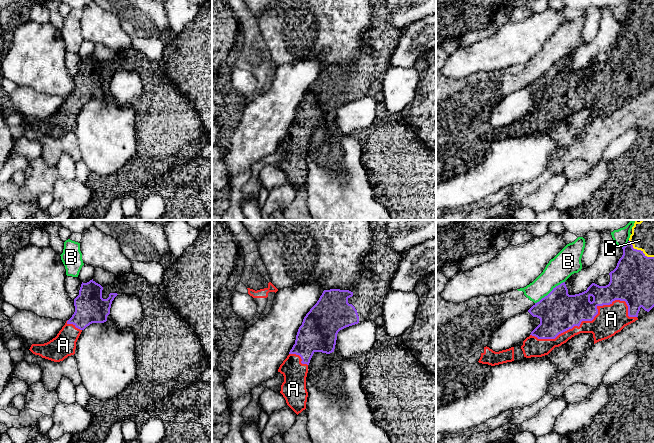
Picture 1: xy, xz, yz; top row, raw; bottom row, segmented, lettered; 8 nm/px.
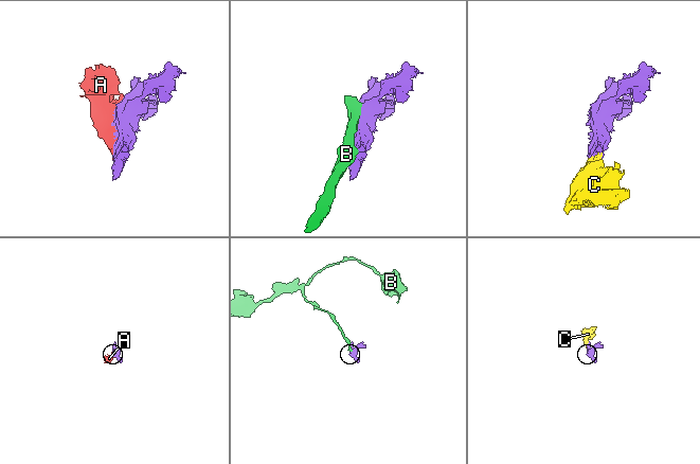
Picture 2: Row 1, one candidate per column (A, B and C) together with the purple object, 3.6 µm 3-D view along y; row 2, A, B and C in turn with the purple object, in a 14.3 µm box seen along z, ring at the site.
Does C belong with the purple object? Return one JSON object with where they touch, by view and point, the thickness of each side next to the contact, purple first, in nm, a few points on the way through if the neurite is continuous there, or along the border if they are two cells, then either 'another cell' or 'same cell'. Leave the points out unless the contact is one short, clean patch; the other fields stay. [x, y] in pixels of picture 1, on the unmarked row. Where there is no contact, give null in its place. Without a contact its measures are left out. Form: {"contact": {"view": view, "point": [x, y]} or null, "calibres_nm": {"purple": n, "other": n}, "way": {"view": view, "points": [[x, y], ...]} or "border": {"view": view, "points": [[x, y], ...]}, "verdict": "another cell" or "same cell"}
{"contact": {"view": "yz", "point": [640, 26]}, "calibres_nm": {"purple": 340, "other": 190}, "verdict": "same cell"}

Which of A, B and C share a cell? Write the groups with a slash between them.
A C / B

